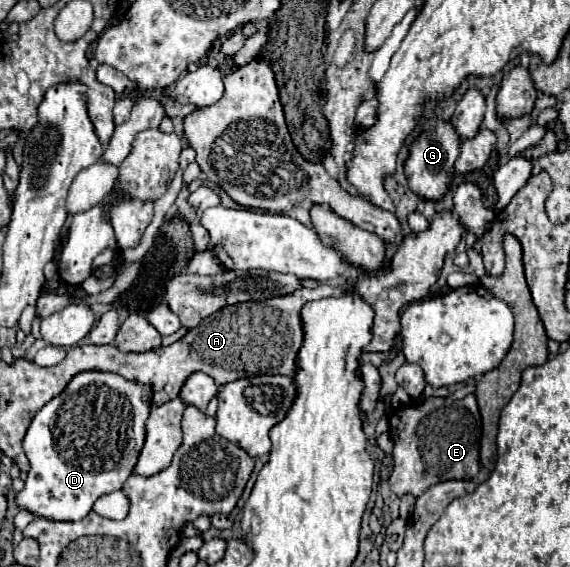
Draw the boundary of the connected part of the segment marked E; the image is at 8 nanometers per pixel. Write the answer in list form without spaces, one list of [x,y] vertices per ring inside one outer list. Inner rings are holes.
[[[467,395],[461,401],[453,401],[451,397],[429,397],[421,405],[405,407],[397,411],[389,419],[389,433],[395,443],[393,447],[393,473],[389,475],[389,489],[397,495],[413,493],[419,497],[431,485],[449,481],[449,479],[475,479],[479,465],[479,437],[481,437],[481,415],[477,409],[475,395]]]

